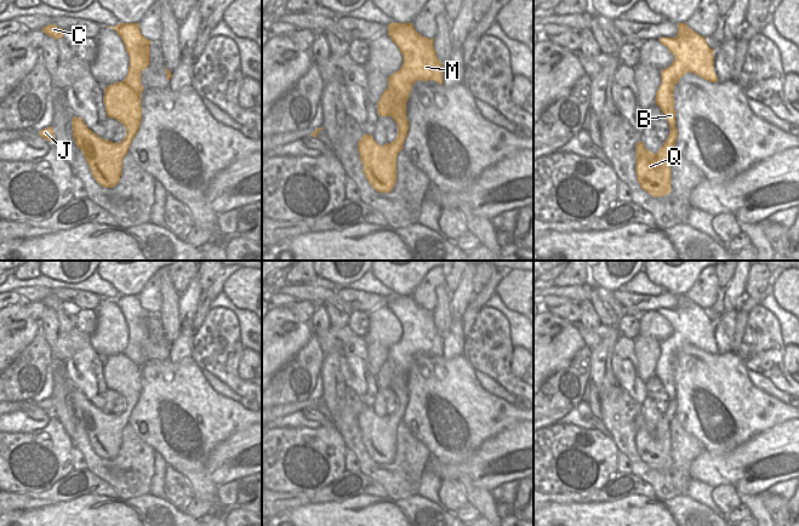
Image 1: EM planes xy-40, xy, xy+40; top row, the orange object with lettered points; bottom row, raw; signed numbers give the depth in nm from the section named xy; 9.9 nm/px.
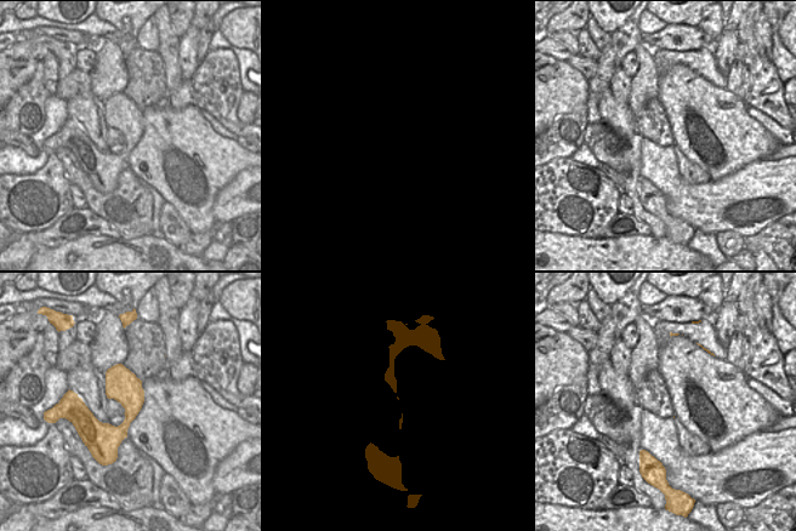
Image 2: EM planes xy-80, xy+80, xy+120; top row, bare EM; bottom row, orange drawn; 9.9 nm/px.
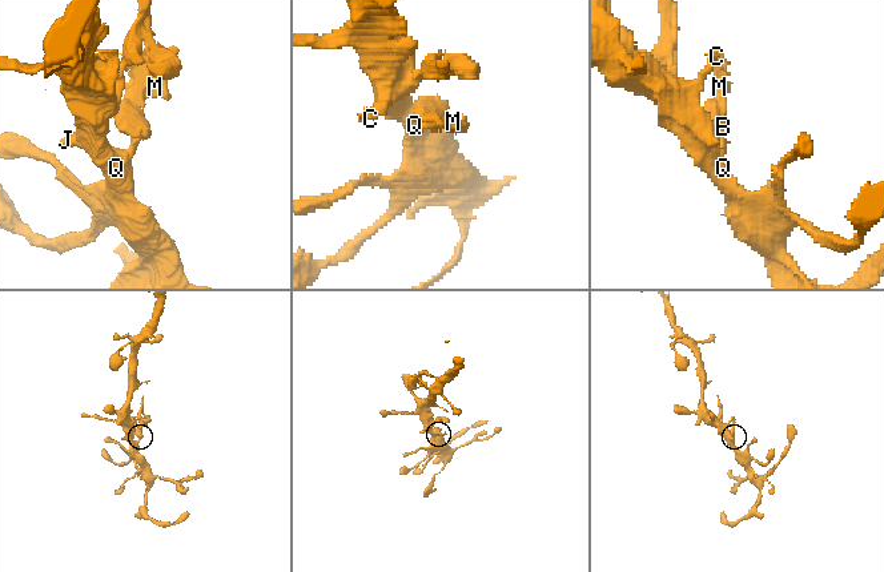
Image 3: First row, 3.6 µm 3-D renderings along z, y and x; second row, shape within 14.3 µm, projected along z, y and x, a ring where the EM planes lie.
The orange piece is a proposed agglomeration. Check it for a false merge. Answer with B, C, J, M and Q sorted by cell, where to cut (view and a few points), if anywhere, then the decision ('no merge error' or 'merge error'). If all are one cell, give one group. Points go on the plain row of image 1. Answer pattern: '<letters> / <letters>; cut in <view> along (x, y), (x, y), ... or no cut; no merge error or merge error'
B C J M Q; no cut; no merge error

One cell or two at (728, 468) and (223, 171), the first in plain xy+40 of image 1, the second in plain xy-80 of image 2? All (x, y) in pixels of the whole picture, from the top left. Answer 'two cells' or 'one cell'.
two cells

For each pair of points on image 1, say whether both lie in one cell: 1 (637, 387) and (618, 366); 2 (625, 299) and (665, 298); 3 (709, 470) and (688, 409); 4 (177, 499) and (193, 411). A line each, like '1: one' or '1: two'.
1: one
2: one
3: two
4: two

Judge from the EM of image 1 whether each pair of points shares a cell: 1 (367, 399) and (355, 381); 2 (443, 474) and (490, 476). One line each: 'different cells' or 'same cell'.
1: same cell
2: same cell

